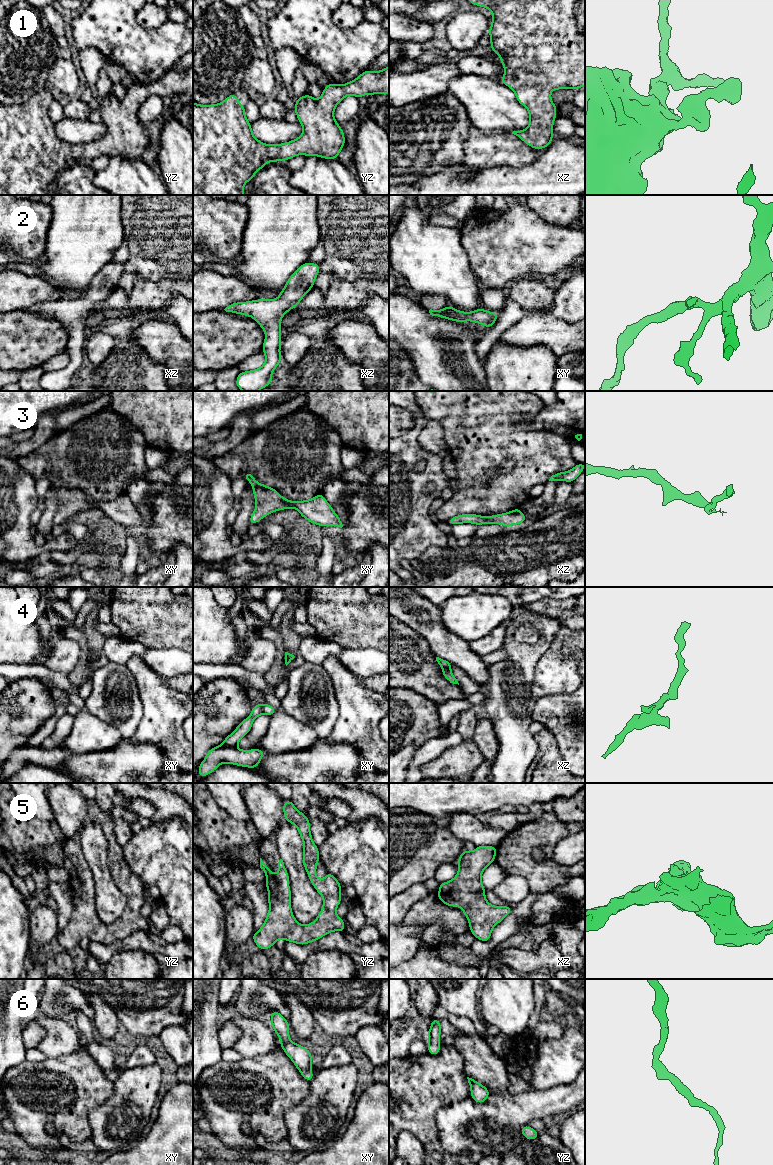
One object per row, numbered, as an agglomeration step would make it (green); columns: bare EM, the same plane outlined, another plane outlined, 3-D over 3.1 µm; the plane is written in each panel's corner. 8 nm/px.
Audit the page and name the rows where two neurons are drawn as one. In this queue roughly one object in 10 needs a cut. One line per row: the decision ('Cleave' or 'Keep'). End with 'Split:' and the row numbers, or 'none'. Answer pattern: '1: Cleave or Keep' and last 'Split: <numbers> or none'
1: Keep
2: Keep
3: Keep
4: Keep
5: Keep
6: Keep
Split: none

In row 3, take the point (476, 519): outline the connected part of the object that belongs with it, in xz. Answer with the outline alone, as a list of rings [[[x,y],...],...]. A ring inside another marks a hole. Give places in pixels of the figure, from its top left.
[[[519,508],[511,510],[507,513],[492,515],[492,516],[481,516],[477,514],[461,514],[454,516],[447,520],[450,525],[471,523],[478,526],[482,524],[500,524],[502,526],[519,525],[526,521],[526,516],[522,513]]]

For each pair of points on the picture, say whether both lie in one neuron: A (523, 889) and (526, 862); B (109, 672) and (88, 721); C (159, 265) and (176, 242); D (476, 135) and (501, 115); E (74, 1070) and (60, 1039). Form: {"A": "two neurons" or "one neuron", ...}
{"A": "two neurons", "B": "two neurons", "C": "one neuron", "D": "two neurons", "E": "two neurons"}

